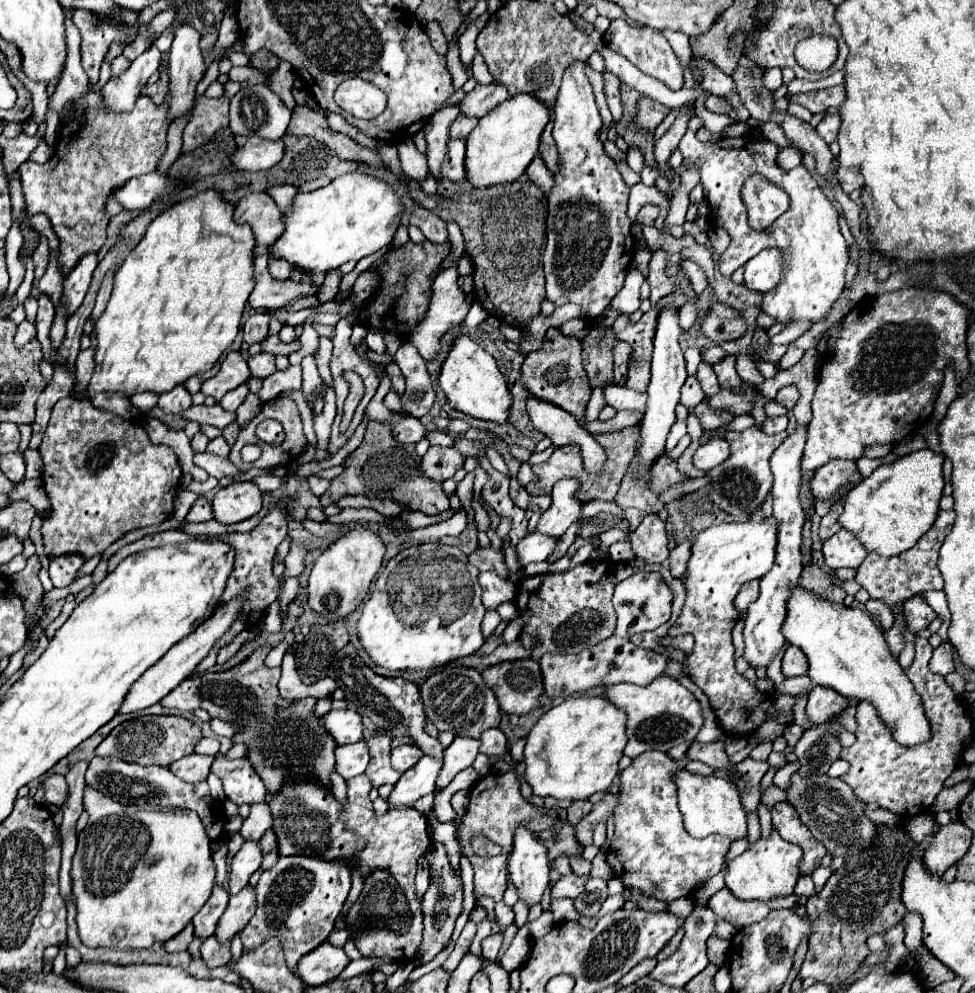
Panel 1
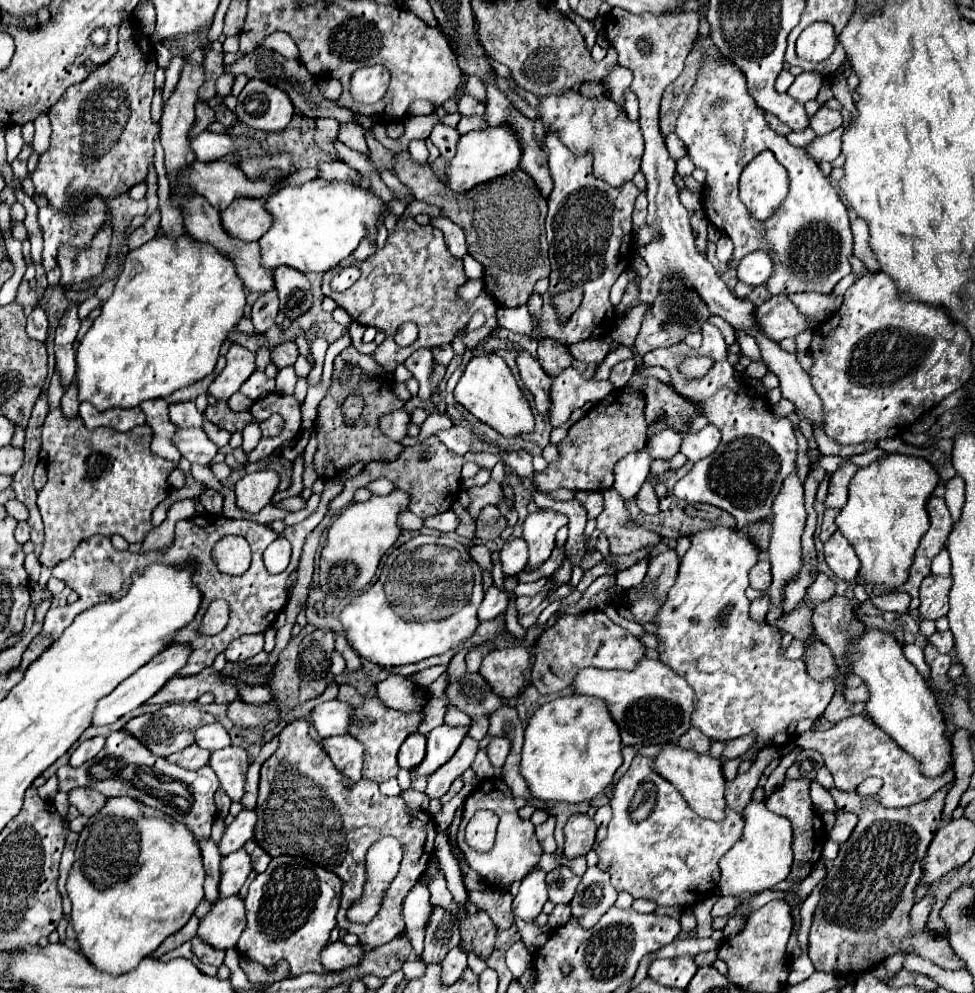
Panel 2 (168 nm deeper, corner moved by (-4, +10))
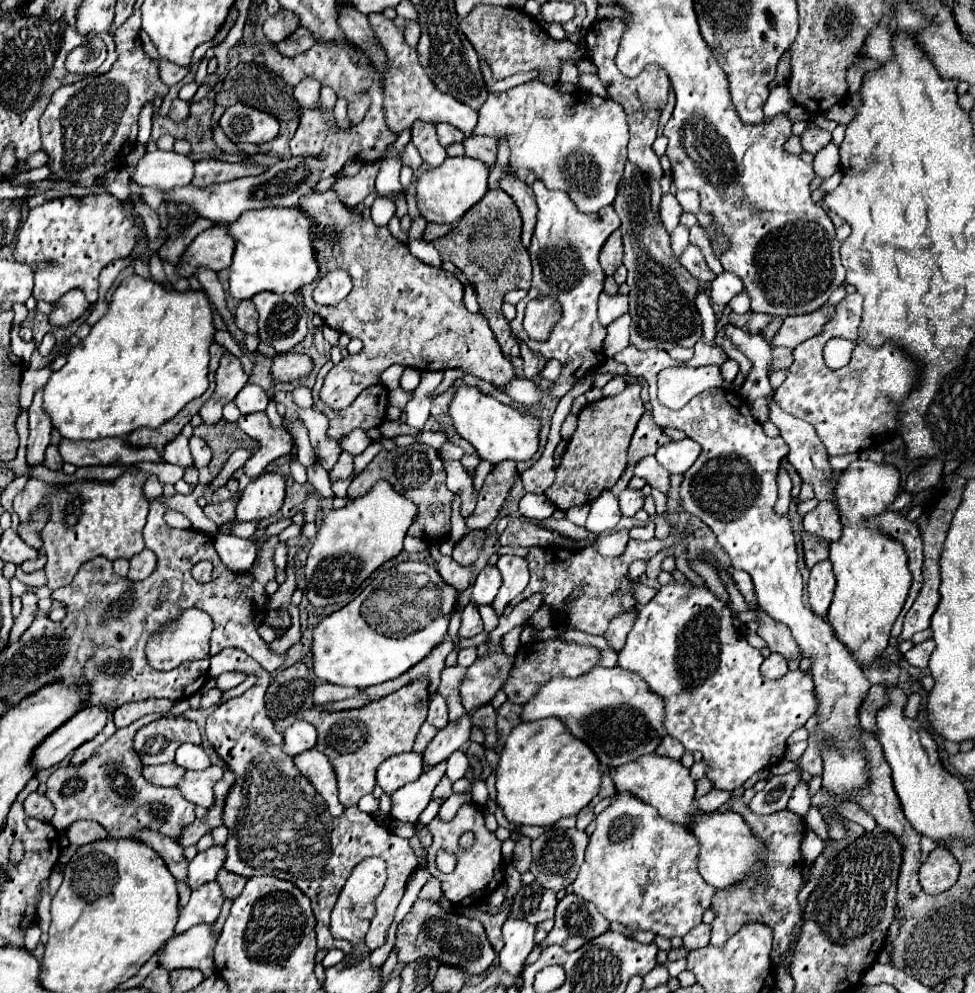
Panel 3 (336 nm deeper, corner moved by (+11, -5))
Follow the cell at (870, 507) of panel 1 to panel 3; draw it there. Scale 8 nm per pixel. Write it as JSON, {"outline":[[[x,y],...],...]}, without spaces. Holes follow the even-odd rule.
{"outline":[[[854,461],[848,465],[848,469],[844,469],[838,475],[838,483],[836,483],[836,501],[840,507],[840,521],[842,521],[842,539],[830,545],[830,561],[834,565],[834,575],[836,575],[836,591],[834,591],[834,599],[828,611],[828,623],[834,629],[834,635],[838,641],[842,641],[854,661],[862,663],[864,667],[870,667],[888,647],[888,637],[890,637],[890,629],[896,621],[896,617],[900,615],[900,609],[908,597],[910,585],[912,585],[912,573],[908,571],[908,557],[904,555],[904,547],[900,547],[900,543],[896,543],[890,537],[884,537],[880,533],[872,533],[872,529],[868,527],[868,519],[882,513],[898,495],[900,489],[900,473],[894,465],[890,463],[874,463],[874,461]]]}

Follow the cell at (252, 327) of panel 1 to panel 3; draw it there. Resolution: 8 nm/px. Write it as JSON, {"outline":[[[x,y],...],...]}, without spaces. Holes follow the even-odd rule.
{"outline":[[[242,301],[236,309],[236,315],[234,315],[234,321],[236,321],[236,327],[244,333],[256,333],[258,327],[258,311],[254,307],[252,301]]]}

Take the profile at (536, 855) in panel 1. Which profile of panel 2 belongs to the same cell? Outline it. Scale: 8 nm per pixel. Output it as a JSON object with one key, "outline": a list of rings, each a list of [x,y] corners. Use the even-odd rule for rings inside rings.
{"outline":[[[533,868],[519,886],[519,894],[513,900],[513,914],[523,918],[525,922],[533,922],[533,918],[541,912],[547,902],[547,872],[543,868]]]}

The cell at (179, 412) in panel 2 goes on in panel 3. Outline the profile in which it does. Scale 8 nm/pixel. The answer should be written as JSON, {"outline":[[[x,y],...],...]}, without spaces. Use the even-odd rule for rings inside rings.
{"outline":[[[178,435],[172,443],[168,443],[166,451],[164,451],[164,461],[172,463],[172,465],[180,465],[180,467],[192,467],[194,459],[188,447],[188,439],[184,435]]]}

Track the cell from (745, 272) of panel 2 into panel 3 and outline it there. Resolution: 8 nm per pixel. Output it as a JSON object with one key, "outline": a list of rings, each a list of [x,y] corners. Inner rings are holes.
{"outline":[[[724,271],[724,273],[720,273],[720,275],[712,281],[710,299],[712,299],[712,303],[726,305],[732,297],[736,297],[736,295],[742,293],[742,291],[744,291],[744,285],[740,283],[740,279],[736,279],[736,275]]]}

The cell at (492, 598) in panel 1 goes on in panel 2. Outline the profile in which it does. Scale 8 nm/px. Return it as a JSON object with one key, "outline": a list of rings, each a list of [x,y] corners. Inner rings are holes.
{"outline":[[[495,584],[489,586],[485,592],[485,598],[483,598],[483,604],[479,608],[479,620],[491,620],[491,618],[499,616],[507,608],[507,602],[509,602],[509,598],[501,588],[497,588]]]}

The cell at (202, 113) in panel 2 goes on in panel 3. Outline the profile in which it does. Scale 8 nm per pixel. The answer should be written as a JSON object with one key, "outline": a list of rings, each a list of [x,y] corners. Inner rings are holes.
{"outline":[[[174,99],[172,109],[170,109],[170,119],[182,123],[188,117],[188,111],[190,111],[190,103],[186,103],[182,99]]]}

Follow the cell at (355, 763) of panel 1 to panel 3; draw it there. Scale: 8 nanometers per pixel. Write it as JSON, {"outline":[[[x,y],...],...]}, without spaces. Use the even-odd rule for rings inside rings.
{"outline":[[[308,749],[294,757],[294,765],[314,785],[314,789],[324,797],[328,811],[334,817],[338,817],[344,811],[344,805],[338,801],[336,775],[332,775],[332,765],[328,763],[328,757],[316,749]]]}

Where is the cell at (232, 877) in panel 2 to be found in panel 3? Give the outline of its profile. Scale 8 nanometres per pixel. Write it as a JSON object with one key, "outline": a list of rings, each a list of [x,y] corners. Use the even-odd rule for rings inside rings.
{"outline":[[[206,883],[204,887],[192,891],[188,905],[180,909],[180,919],[176,923],[174,935],[180,935],[200,923],[214,923],[216,917],[220,915],[222,903],[224,903],[224,895],[218,883]]]}

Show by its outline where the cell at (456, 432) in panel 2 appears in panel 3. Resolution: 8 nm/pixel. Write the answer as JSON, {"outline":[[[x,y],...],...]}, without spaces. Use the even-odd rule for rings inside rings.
{"outline":[[[384,421],[380,427],[378,427],[378,431],[382,433],[382,437],[396,437],[396,435],[400,435],[400,433],[414,433],[414,435],[418,435],[418,431],[414,431],[414,429],[410,429],[406,423],[402,423],[402,421],[398,421],[398,423],[392,423],[392,421]]]}

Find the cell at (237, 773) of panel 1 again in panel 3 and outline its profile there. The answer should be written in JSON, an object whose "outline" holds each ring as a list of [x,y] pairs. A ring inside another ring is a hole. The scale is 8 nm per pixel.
{"outline":[[[210,765],[204,771],[186,771],[184,777],[176,783],[176,789],[180,789],[184,799],[208,809],[214,803],[212,787],[222,777],[222,773],[224,769],[216,765]]]}

